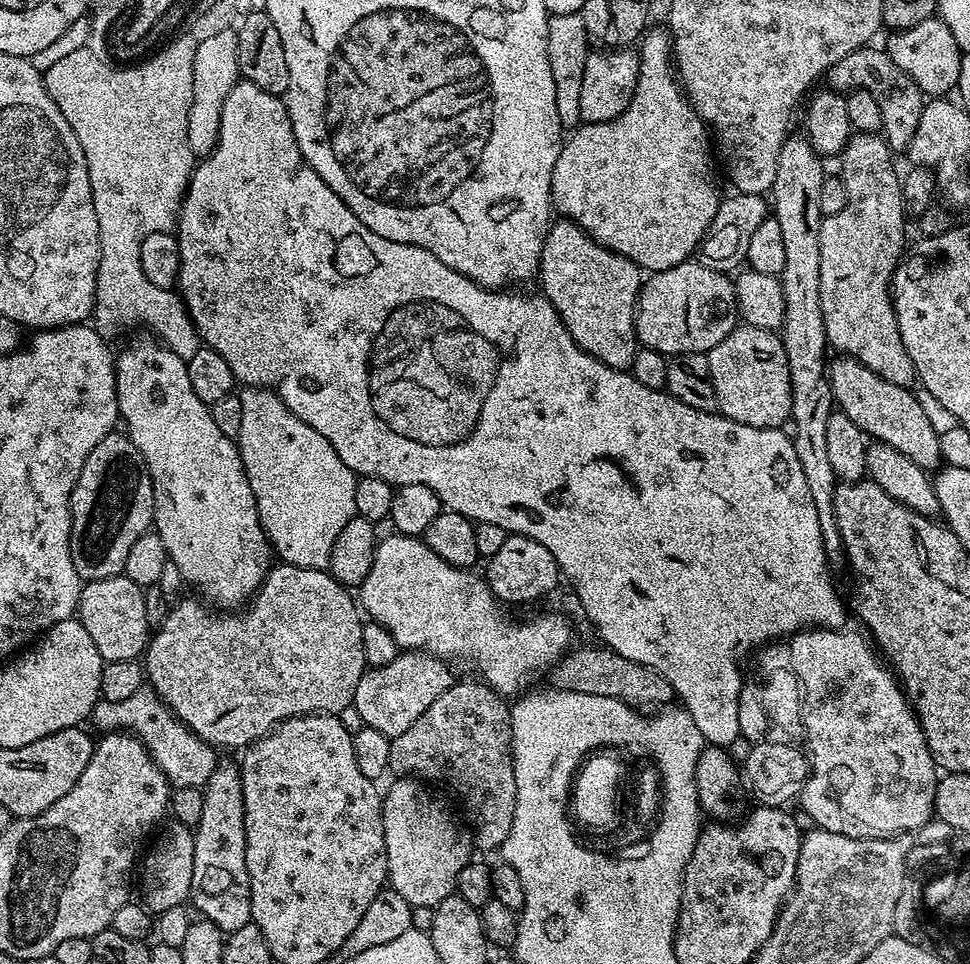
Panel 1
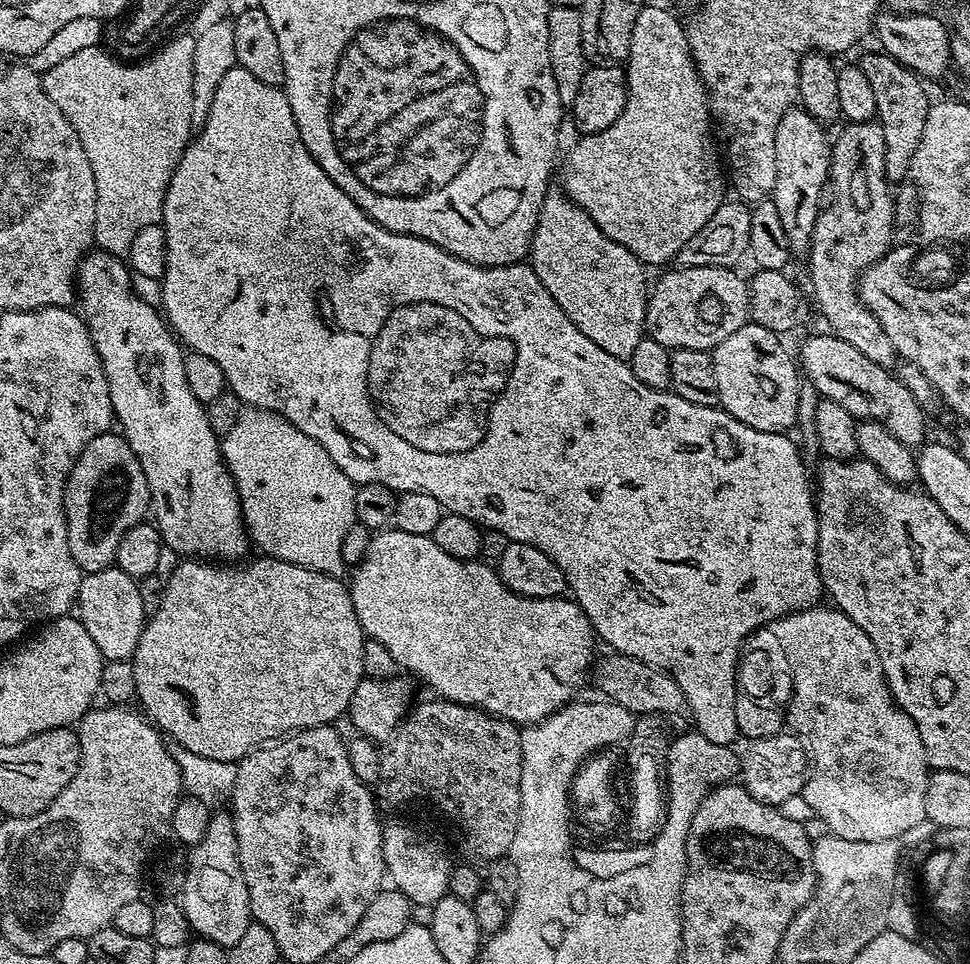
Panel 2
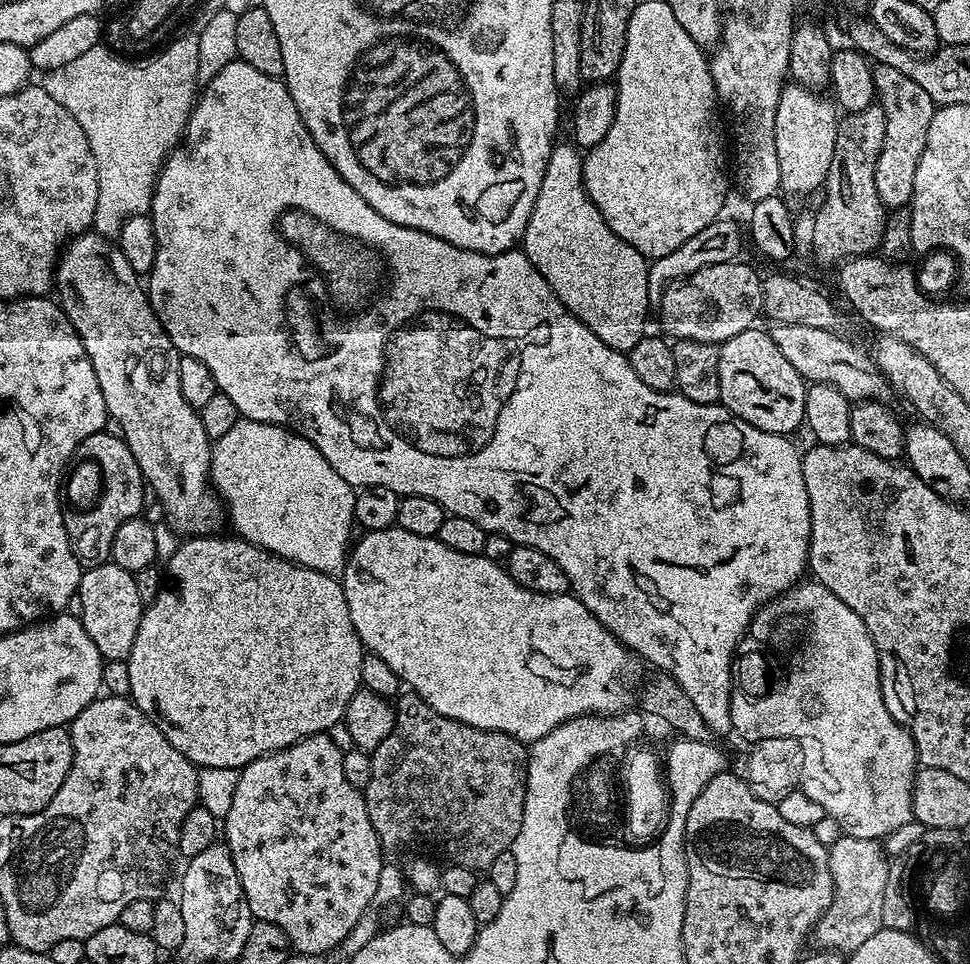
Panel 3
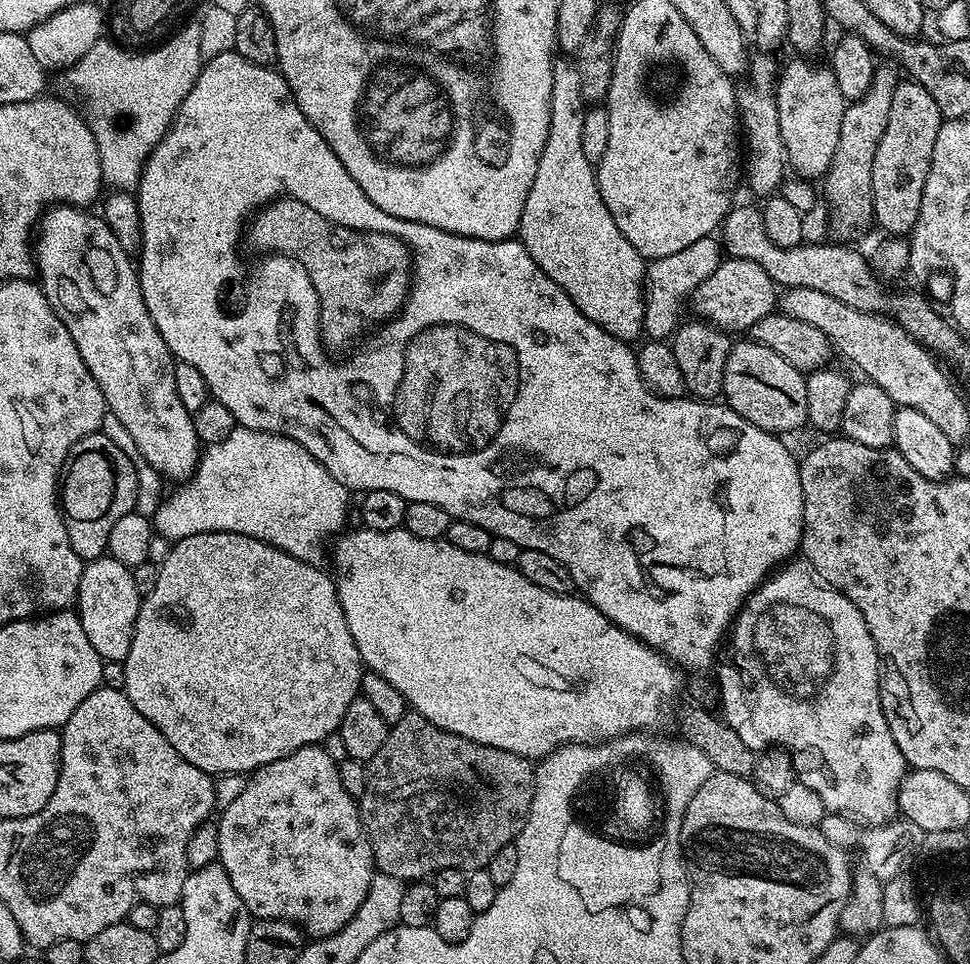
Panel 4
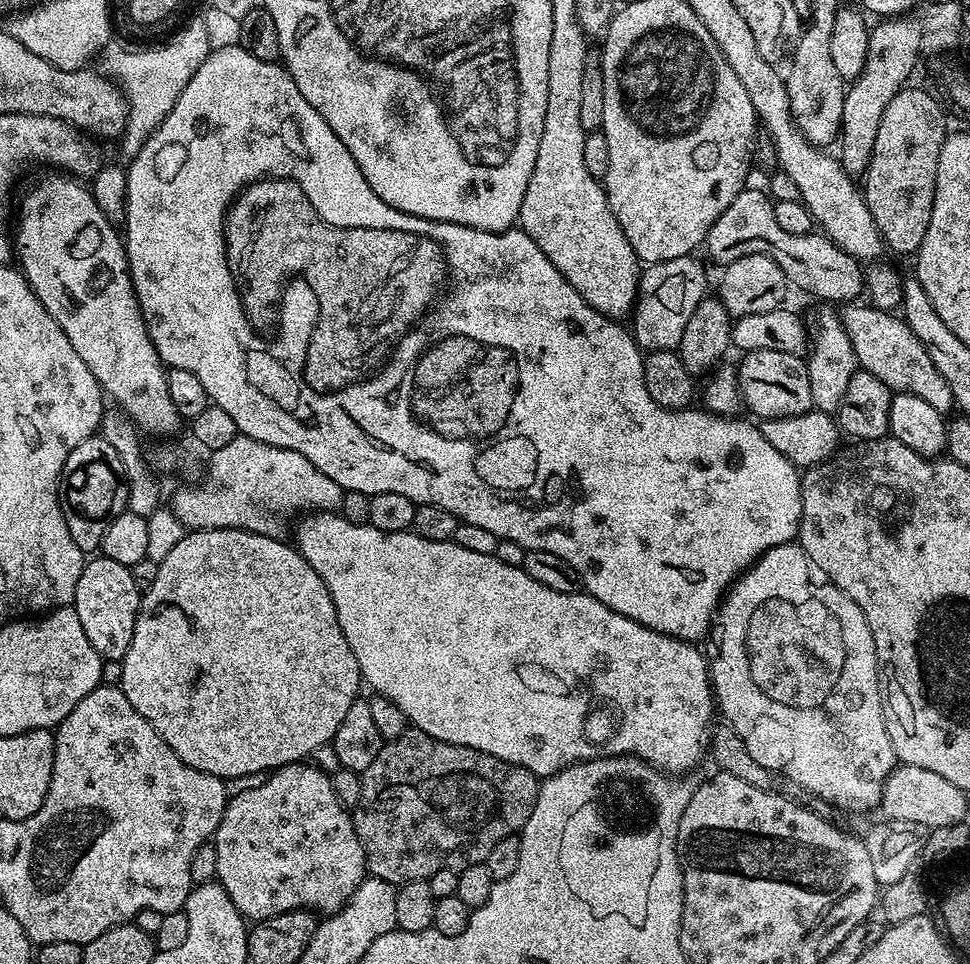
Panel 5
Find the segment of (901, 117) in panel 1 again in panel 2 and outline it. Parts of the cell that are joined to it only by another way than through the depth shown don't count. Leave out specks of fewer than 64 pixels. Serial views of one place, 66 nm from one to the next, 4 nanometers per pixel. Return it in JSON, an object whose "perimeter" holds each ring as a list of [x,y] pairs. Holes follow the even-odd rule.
{"perimeter":[[[875,50],[864,61],[859,61],[859,68],[870,78],[874,86],[874,102],[878,123],[884,127],[884,141],[888,147],[889,173],[907,177],[912,167],[914,150],[922,139],[922,129],[926,126],[926,114],[930,107],[928,92],[924,89],[925,81],[908,68],[903,68],[893,56],[883,50]]]}

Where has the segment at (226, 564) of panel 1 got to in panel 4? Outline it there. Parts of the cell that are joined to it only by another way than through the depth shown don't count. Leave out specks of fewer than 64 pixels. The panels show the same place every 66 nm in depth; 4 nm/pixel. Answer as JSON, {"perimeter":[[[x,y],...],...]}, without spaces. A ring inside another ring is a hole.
{"perimeter":[[[53,206],[45,211],[38,225],[38,231],[35,233],[34,259],[36,272],[38,273],[38,283],[44,289],[44,297],[50,302],[54,314],[58,314],[58,318],[62,318],[62,326],[66,326],[66,330],[70,330],[70,338],[74,338],[74,342],[78,346],[78,354],[82,354],[82,362],[86,362],[90,374],[94,374],[94,382],[98,382],[98,386],[102,390],[104,402],[111,419],[113,416],[128,431],[133,446],[140,451],[141,458],[154,471],[161,472],[168,480],[176,480],[175,482],[187,481],[192,473],[196,471],[196,465],[200,462],[202,443],[195,430],[193,413],[188,412],[186,406],[182,406],[182,402],[178,399],[178,390],[174,386],[174,370],[177,361],[174,359],[172,351],[166,346],[166,342],[162,342],[162,334],[158,334],[158,326],[154,326],[154,318],[150,318],[150,314],[146,310],[146,302],[142,298],[142,290],[140,289],[138,268],[133,257],[126,250],[122,250],[122,246],[118,246],[118,238],[114,238],[114,230],[110,230],[110,226],[106,226],[103,215],[96,213],[95,216],[92,210],[85,210],[75,206]]]}

